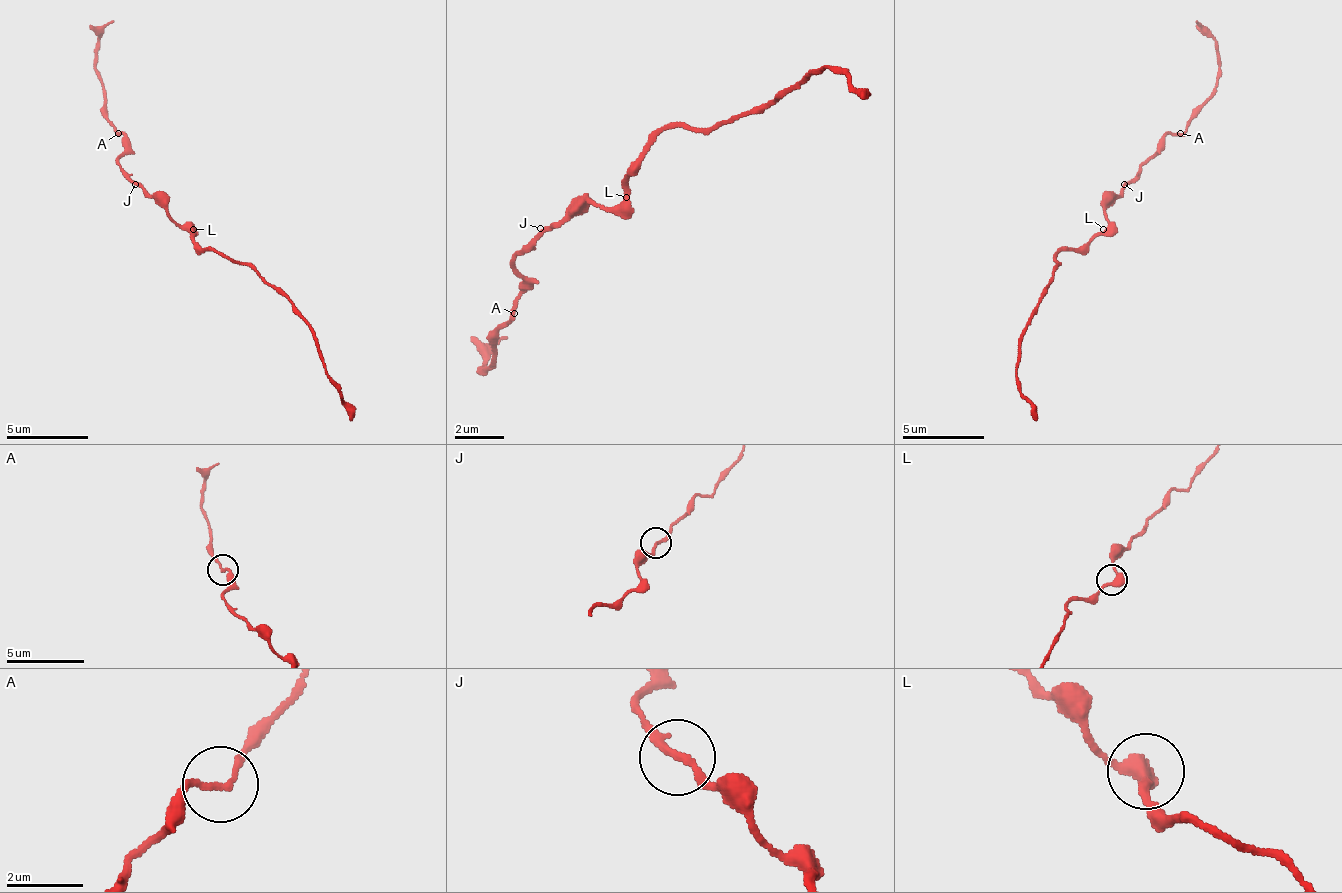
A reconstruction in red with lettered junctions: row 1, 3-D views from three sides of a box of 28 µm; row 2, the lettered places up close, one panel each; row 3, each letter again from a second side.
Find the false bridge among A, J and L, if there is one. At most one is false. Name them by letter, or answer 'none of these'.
none of these

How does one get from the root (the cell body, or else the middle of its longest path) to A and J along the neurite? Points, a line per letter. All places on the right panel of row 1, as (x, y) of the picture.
A: (1107, 233), (1111, 225), (1107, 221), (1107, 208), (1169, 134), (1181, 134)
J: (1107, 233), (1111, 225), (1107, 221), (1107, 208), (1120, 196), (1124, 184)

